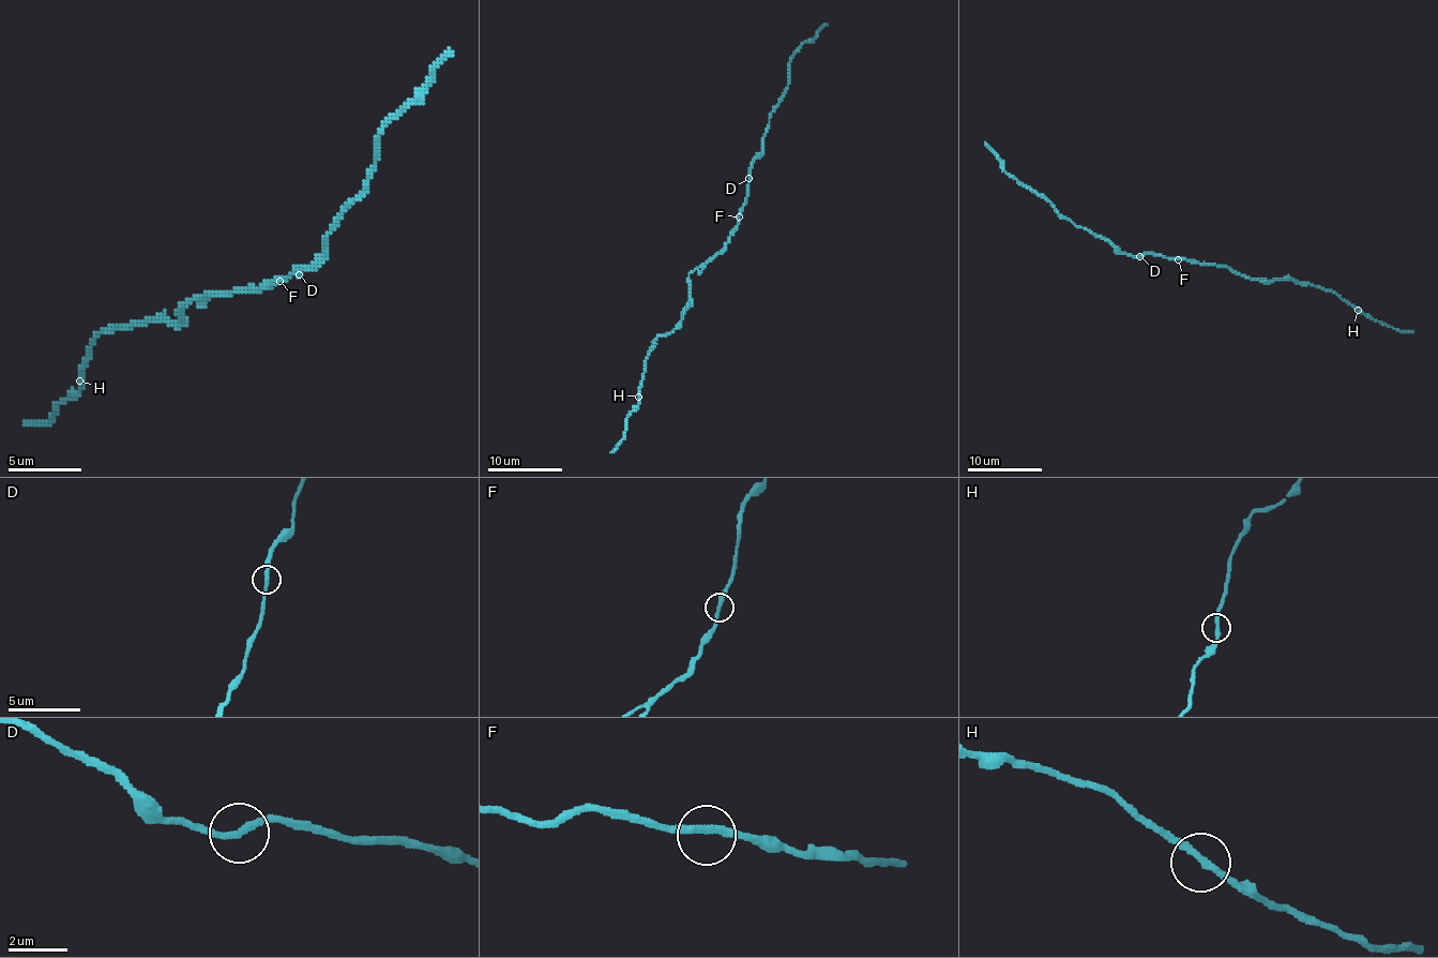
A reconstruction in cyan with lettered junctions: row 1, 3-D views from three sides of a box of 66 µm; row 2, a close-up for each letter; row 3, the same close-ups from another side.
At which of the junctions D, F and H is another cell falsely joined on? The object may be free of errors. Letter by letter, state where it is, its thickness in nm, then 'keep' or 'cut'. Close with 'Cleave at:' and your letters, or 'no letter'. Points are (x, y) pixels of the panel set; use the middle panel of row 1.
D: at (748, 178); 240 nm thick; cut
F: at (739, 216); 240 nm thick; keep
H: at (638, 397); 240 nm thick; keep
Cleave at: D

